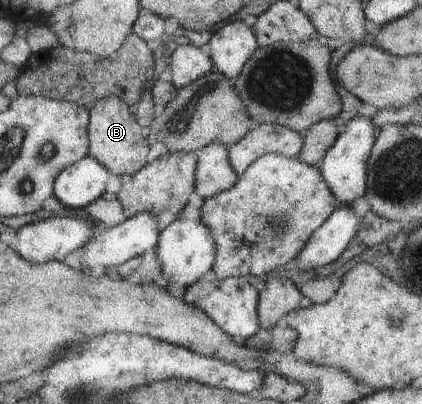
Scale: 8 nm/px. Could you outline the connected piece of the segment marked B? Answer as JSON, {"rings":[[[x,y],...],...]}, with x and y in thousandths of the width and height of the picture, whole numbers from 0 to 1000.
{"rings":[[[275,235],[246,240],[211,270],[216,300],[211,302],[213,386],[280,441],[289,433],[329,428],[351,406],[355,356],[346,319],[329,304],[327,292],[308,282],[303,257]]]}

